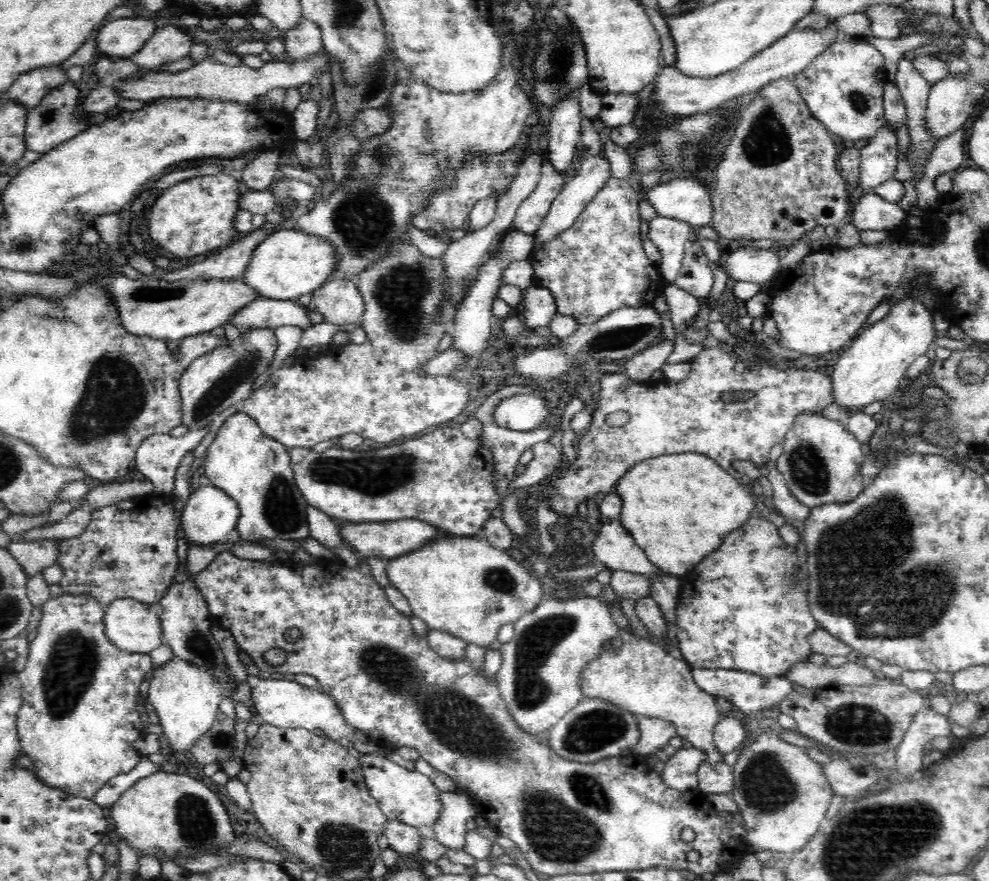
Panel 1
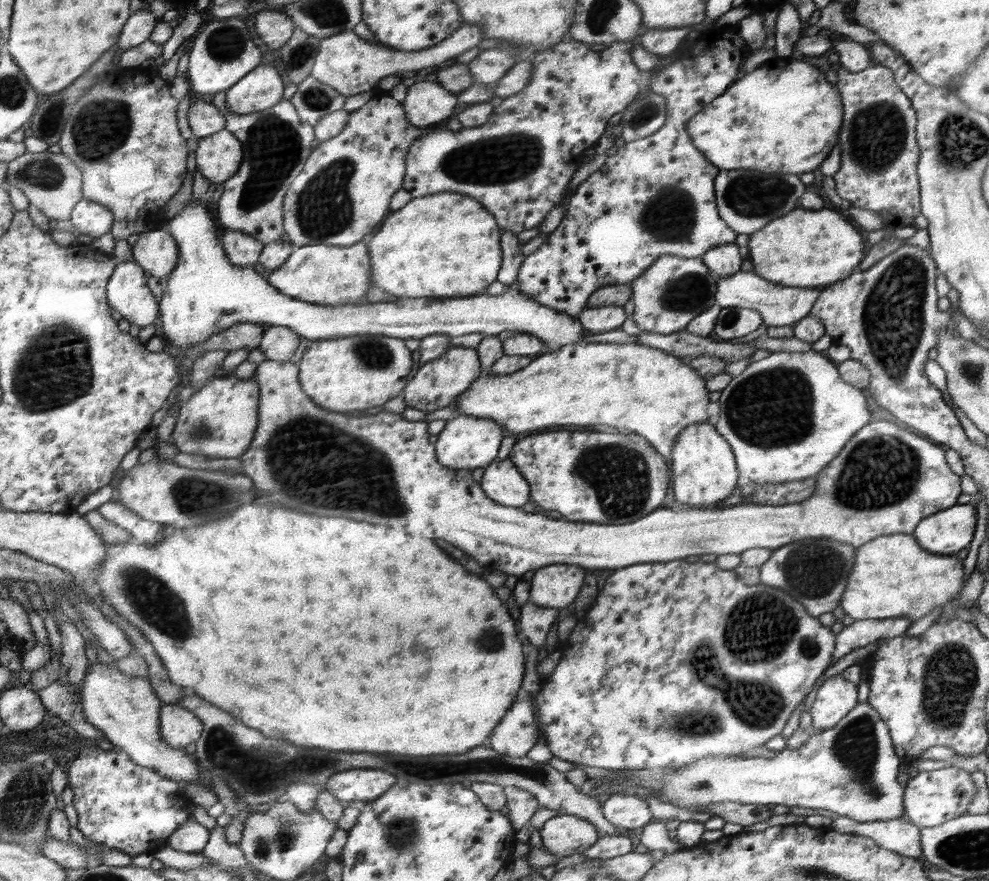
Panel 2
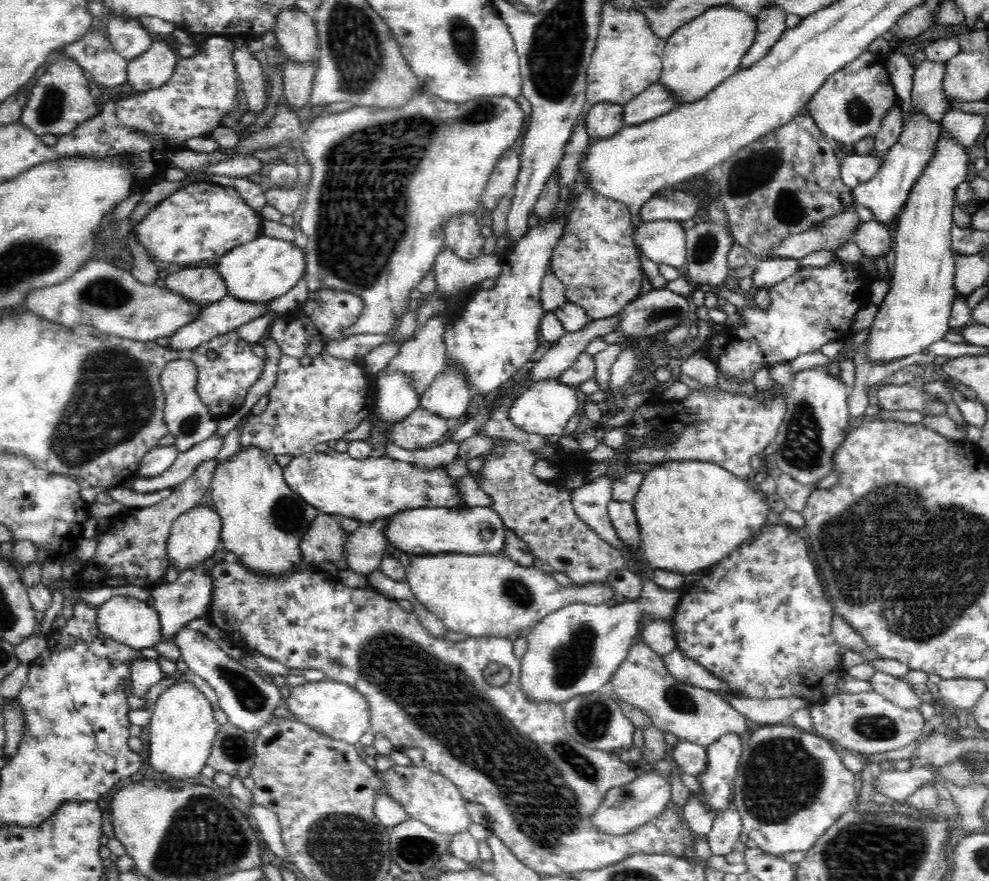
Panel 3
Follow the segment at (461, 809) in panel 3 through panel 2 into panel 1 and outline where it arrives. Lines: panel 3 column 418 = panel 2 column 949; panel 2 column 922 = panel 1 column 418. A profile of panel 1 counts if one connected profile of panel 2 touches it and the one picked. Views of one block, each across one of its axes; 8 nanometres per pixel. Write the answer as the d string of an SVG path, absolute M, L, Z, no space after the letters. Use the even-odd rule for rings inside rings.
M364 754L360 759L362 773L366 779L366 788L376 801L387 820L399 820L400 822L419 827L422 824L434 825L442 812L442 803L439 802L441 790L432 781L432 778L418 772L415 768L408 768L398 765L389 758L380 754Z

